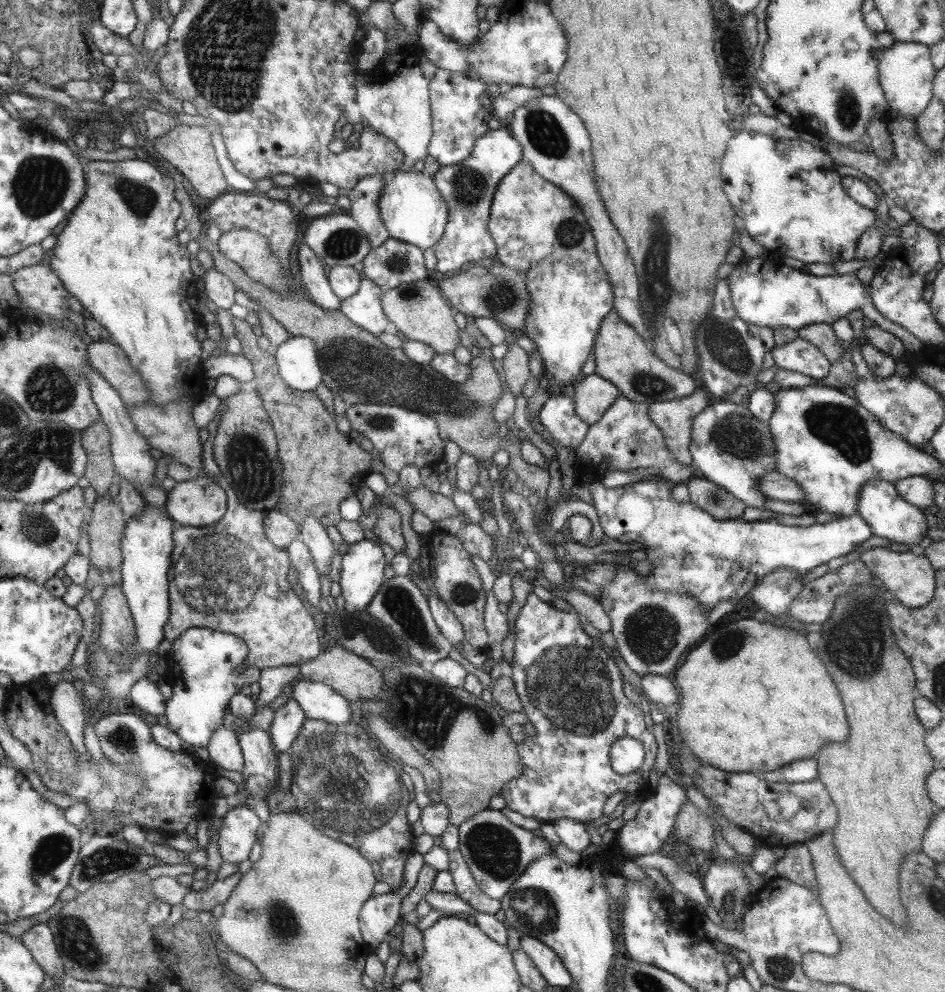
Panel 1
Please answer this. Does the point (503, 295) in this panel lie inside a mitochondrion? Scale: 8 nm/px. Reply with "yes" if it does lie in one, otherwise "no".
yes

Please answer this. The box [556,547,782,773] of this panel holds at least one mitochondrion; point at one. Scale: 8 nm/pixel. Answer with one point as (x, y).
(651, 632)

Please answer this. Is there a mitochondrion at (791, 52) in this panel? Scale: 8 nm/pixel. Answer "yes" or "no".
no

